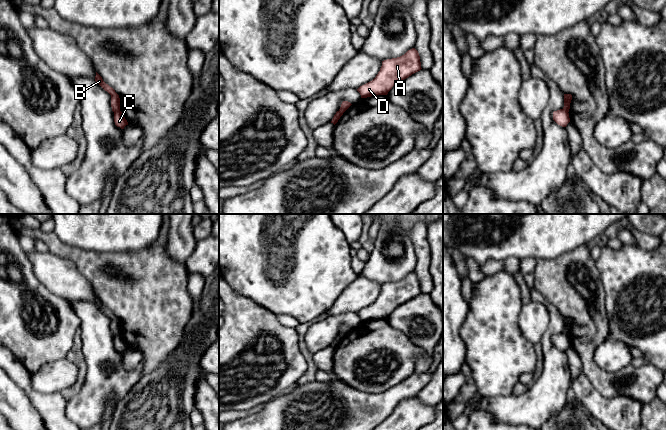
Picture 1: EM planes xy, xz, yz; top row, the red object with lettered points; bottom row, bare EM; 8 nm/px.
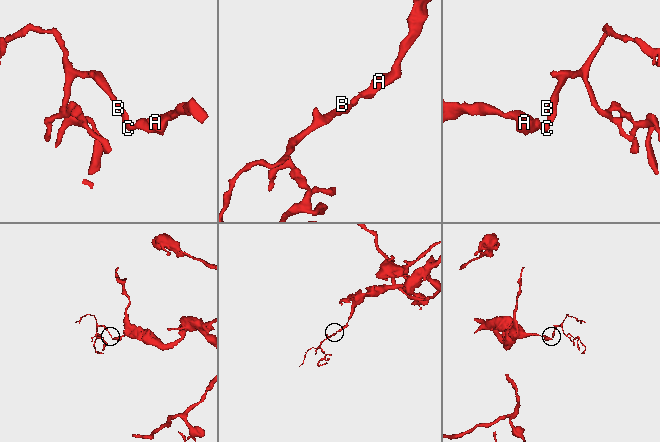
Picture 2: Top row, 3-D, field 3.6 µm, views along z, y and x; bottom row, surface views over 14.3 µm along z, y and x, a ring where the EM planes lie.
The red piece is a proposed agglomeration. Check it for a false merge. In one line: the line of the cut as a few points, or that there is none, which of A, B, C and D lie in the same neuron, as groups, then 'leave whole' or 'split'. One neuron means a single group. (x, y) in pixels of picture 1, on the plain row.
xy (119, 333), (114, 336) | A C D / B | split

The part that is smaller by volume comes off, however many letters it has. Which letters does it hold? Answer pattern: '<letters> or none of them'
B

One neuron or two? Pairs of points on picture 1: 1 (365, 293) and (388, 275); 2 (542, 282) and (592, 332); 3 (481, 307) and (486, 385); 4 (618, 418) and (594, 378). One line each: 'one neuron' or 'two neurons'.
1: two neurons
2: one neuron
3: one neuron
4: two neurons

